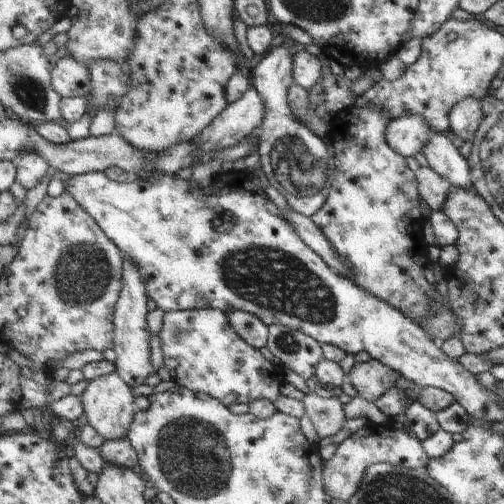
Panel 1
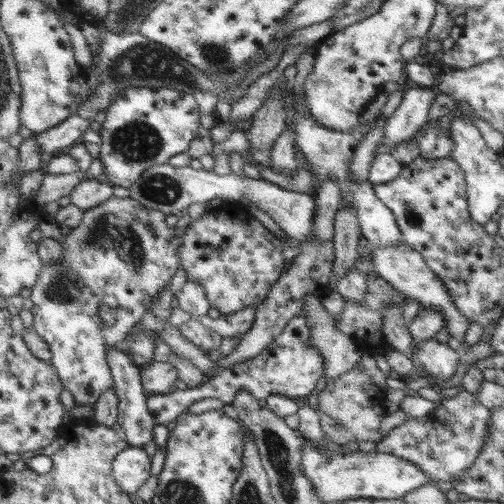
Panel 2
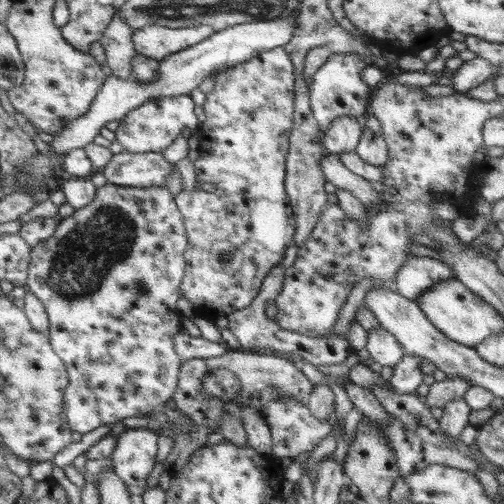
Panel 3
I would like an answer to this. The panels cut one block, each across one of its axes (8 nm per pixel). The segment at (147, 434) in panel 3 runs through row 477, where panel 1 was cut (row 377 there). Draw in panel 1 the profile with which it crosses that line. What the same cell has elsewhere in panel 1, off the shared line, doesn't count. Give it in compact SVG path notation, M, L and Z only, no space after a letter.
M133 260L125 262L125 288L121 292L121 300L117 304L117 314L115 314L115 366L117 374L135 390L137 386L145 386L147 378L157 372L157 366L153 364L153 344L151 344L151 332L147 324L147 310L149 310L149 294L147 286L143 282L143 276L139 268L135 266Z

